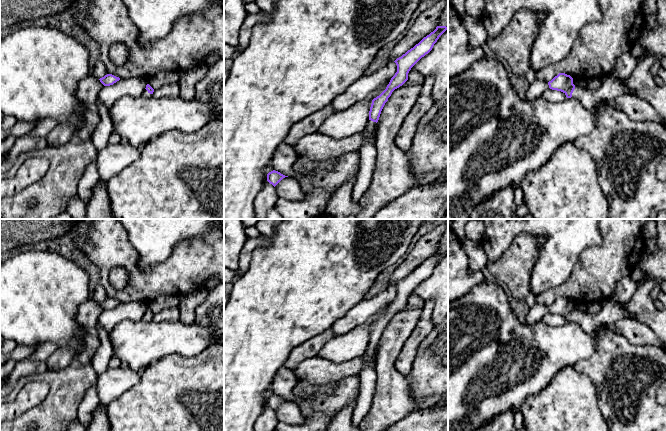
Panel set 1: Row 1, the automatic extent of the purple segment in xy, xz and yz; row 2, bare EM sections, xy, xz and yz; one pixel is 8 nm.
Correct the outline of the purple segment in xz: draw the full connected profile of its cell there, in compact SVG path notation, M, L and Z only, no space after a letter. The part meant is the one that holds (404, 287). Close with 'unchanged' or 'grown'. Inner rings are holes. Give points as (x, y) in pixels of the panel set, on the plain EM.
M437 250L433 256L424 261L418 268L408 274L401 281L397 282L394 285L397 289L397 296L391 302L386 313L372 324L369 335L369 344L366 352L361 357L372 364L370 366L365 366L359 374L359 394L352 416L352 421L355 426L360 425L372 404L377 383L377 374L375 371L377 346L385 327L388 325L392 316L408 304L408 297L411 292L432 274L434 268L447 253L446 250Z; grown

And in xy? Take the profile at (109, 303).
M107 298L104 301L99 303L104 310L110 310L120 304L119 301L116 301L112 298Z; unchanged

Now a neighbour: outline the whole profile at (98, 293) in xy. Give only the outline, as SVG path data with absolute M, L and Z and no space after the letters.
M101 284L91 288L91 298L98 303L108 298L105 289Z

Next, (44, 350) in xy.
M54 342L39 343L37 349L28 358L35 361L47 363L48 358L58 349L58 345Z

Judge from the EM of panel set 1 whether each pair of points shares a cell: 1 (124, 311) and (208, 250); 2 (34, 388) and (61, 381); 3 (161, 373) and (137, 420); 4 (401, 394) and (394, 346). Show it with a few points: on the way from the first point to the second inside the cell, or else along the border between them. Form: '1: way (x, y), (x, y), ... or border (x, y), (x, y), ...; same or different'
1: border (120, 301), (144, 301), (146, 303); different
2: border (26, 381), (48, 386), (37, 406); different
3: way (161, 385), (161, 395), (149, 408); same
4: way (390, 382), (389, 358); same

